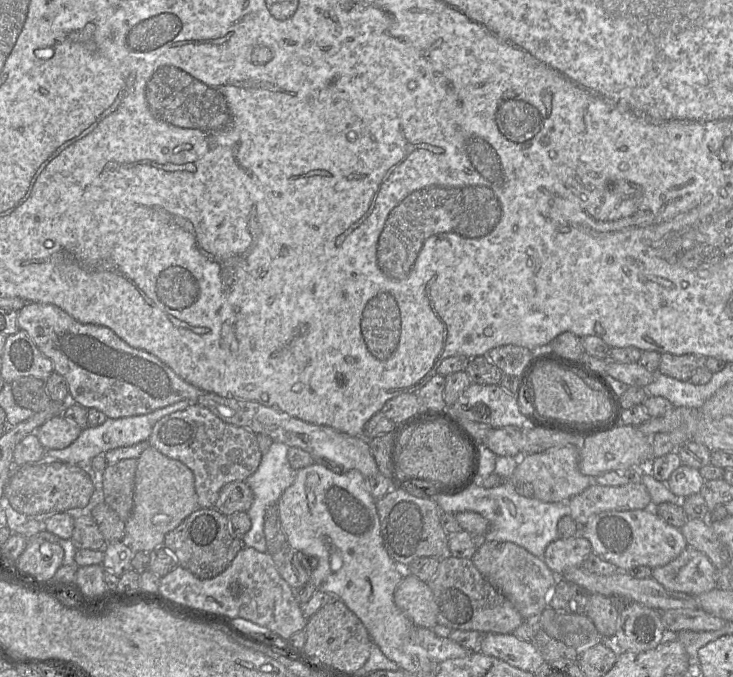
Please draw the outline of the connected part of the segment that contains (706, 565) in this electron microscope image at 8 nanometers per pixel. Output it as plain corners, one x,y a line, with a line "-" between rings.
690,546
673,561
654,568
651,577
668,590
691,595
717,587
717,569
704,553

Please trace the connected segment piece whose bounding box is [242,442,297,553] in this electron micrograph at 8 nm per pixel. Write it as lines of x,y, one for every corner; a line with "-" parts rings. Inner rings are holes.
274,442
267,453
263,454
258,469
249,476
245,482
251,488
254,499
247,511
251,520
250,530
242,537
246,547
253,548
261,553
267,553
266,539
264,535
265,513
269,507
277,504
278,500
296,479
296,473
288,461
289,447
280,442

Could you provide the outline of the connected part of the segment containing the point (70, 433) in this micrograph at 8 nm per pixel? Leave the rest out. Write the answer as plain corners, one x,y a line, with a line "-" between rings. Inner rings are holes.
56,416
45,422
35,434
46,450
62,450
69,447
79,437
81,431
73,421

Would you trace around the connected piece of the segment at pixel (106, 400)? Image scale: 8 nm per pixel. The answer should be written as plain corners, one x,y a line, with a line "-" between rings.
29,302
18,311
17,324
52,361
54,372
66,379
69,386
69,401
86,409
97,409
108,418
144,415
181,400
196,402
201,393
208,393
185,381
157,356
130,346
110,328
81,323
56,305

